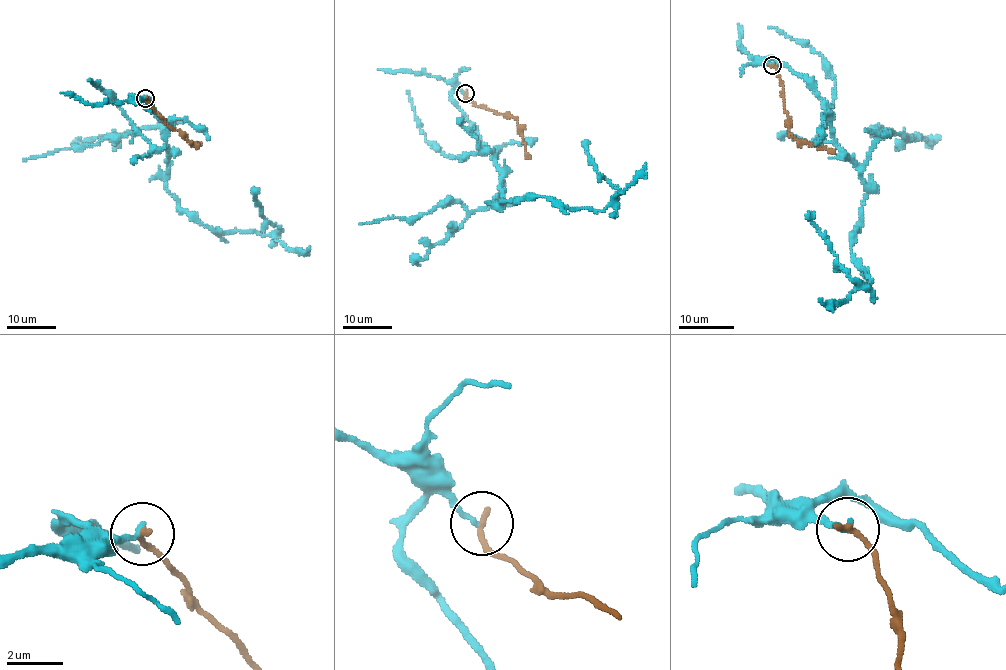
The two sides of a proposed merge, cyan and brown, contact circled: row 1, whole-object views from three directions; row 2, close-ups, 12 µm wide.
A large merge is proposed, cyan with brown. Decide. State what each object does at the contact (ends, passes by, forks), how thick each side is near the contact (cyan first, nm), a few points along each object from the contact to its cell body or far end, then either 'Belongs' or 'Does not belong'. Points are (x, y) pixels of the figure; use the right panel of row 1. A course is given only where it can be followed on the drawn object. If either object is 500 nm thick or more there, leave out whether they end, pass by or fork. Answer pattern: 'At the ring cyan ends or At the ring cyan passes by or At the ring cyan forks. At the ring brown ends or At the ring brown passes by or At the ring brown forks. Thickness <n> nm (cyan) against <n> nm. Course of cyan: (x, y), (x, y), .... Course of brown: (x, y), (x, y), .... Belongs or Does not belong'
At the ring cyan ends. At the ring brown ends. Thickness 200 nm (cyan) against 240 nm. Course of cyan: (771, 65), (802, 75), (858, 169), (865, 201), (852, 249), (870, 283), (850, 280), (808, 212). Course of brown: (771, 65), (782, 86), (789, 132), (798, 141), (835, 151). Does not belong

